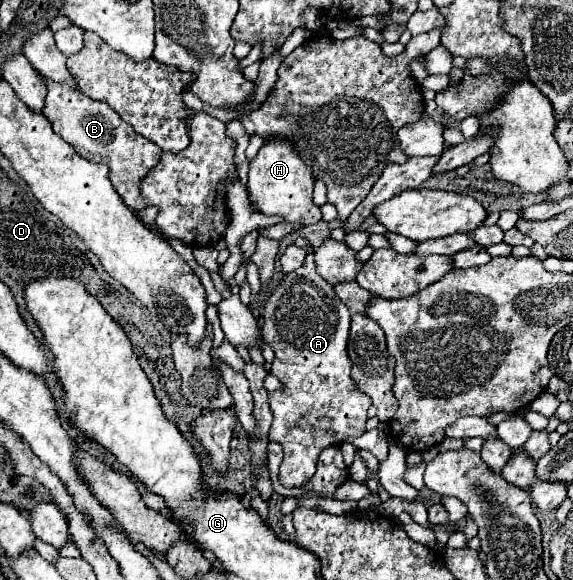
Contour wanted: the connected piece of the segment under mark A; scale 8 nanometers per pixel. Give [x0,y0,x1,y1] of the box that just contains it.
[263,253,371,487]

